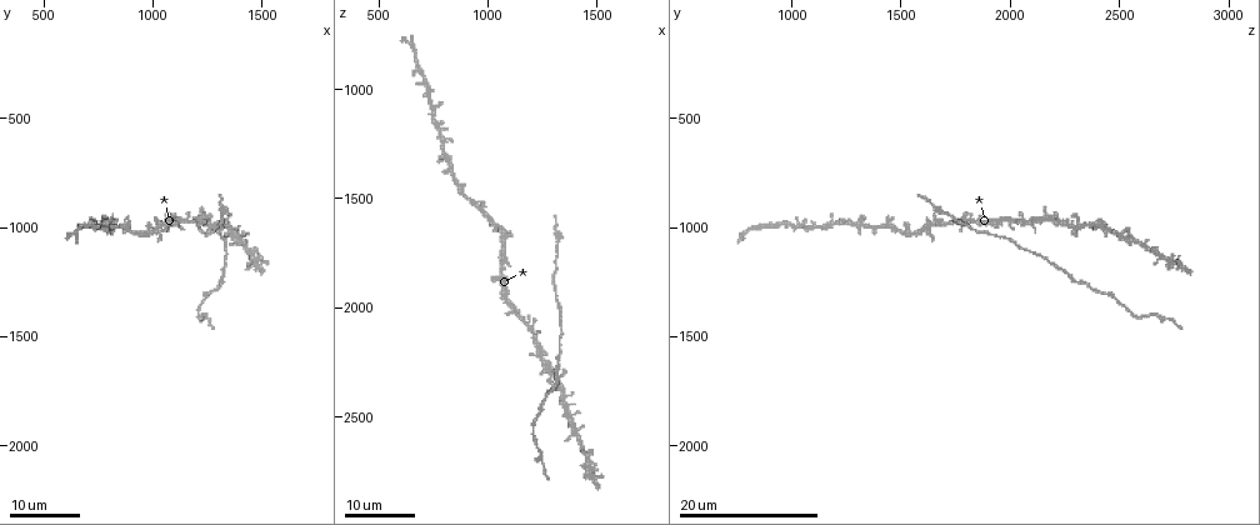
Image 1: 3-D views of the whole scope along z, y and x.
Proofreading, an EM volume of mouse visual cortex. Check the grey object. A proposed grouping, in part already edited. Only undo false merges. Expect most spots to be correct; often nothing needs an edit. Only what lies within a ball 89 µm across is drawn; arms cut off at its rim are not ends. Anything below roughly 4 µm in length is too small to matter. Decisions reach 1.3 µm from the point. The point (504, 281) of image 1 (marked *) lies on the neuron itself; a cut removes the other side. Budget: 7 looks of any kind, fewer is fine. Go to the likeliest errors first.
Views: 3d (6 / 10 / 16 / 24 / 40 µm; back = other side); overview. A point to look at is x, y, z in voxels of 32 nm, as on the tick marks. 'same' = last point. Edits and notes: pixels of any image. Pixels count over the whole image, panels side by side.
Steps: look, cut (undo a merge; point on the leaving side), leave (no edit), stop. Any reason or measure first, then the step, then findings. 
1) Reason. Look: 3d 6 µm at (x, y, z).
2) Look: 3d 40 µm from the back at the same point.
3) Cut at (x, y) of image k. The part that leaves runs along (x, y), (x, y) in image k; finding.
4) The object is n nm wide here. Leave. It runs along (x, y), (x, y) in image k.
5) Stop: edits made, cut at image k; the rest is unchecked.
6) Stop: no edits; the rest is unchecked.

Look: 3d 16 µm at (1310, 920, 1650).

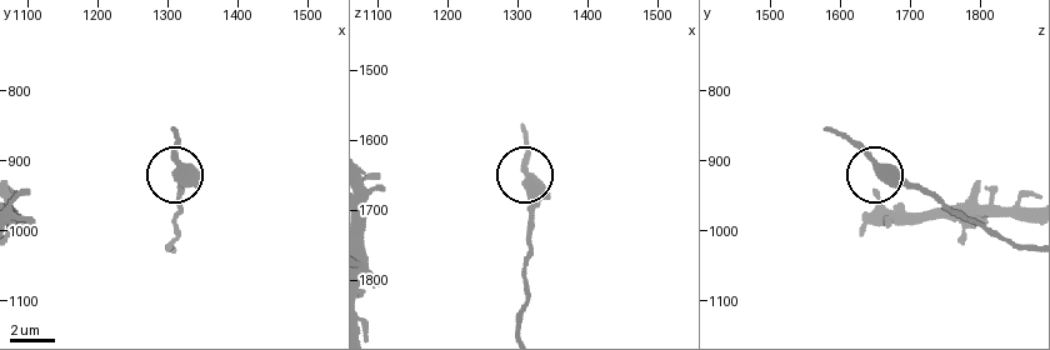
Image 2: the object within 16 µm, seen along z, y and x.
Closer look. Look: 3d 10 µm at (1320, 905, 1655).

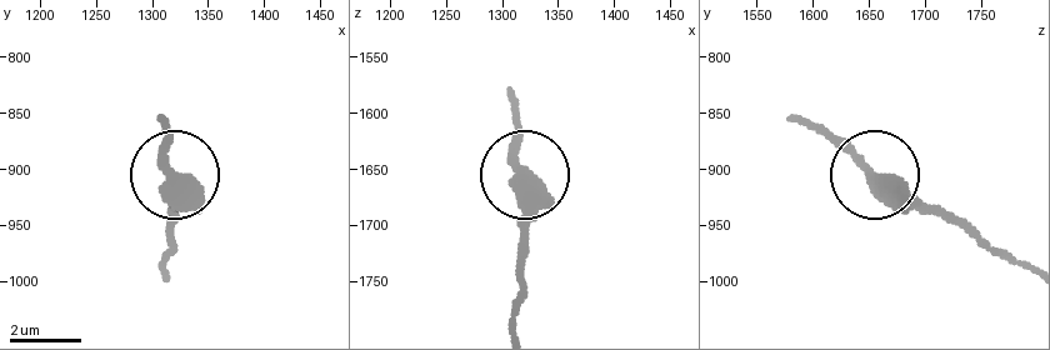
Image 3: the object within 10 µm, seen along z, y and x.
Leave. One neuron here.

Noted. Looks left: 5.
Look: 3d 24 µm at (1340, 1100, 2080).

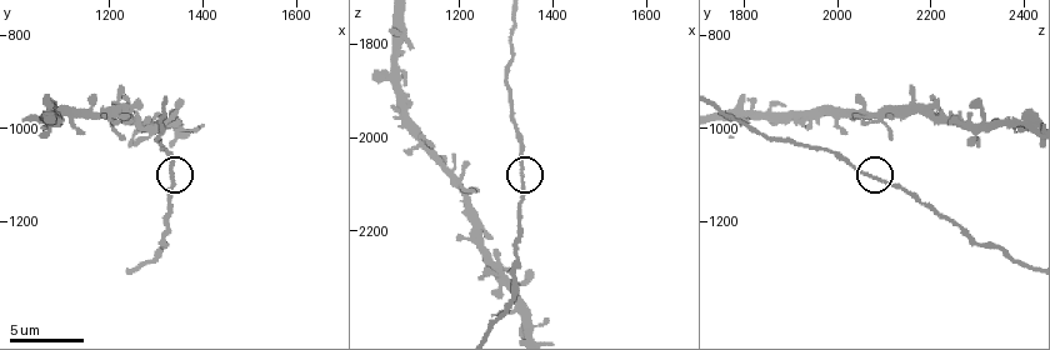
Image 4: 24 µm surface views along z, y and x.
Zoom in. Look: 3d 6 µm at (1335, 1110, 2085).

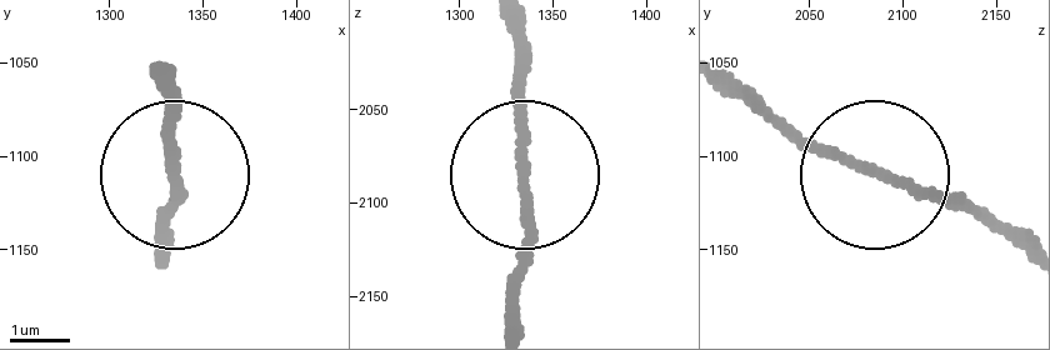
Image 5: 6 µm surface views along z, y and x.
Look: 3d 6 µm from the back at (1336, 1108, 2082).

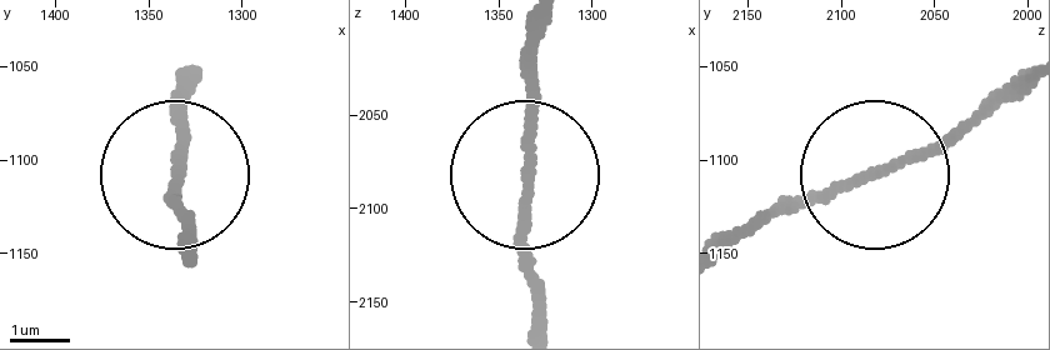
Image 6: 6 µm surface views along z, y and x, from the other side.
The object is 160 nm wide here. Leave. One neuron here.

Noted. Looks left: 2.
A narrow waist. Look: 3d 24 µm at (1230, 1400, 2620).

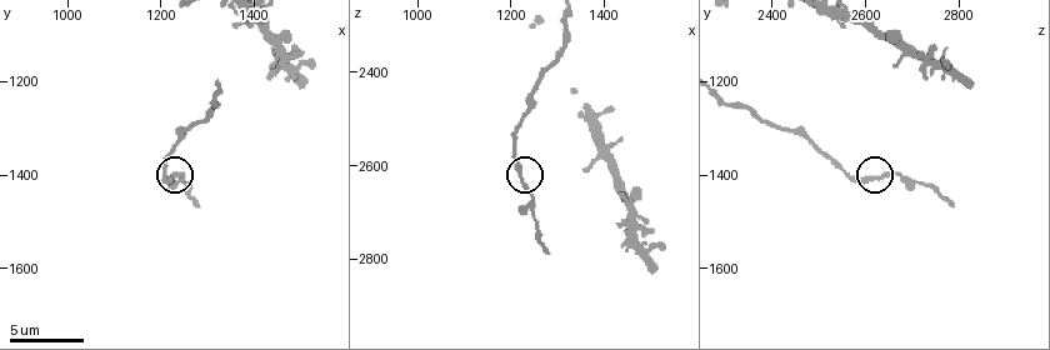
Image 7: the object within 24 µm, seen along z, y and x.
Look: 3d 10 µm at (1225, 1400, 2630).

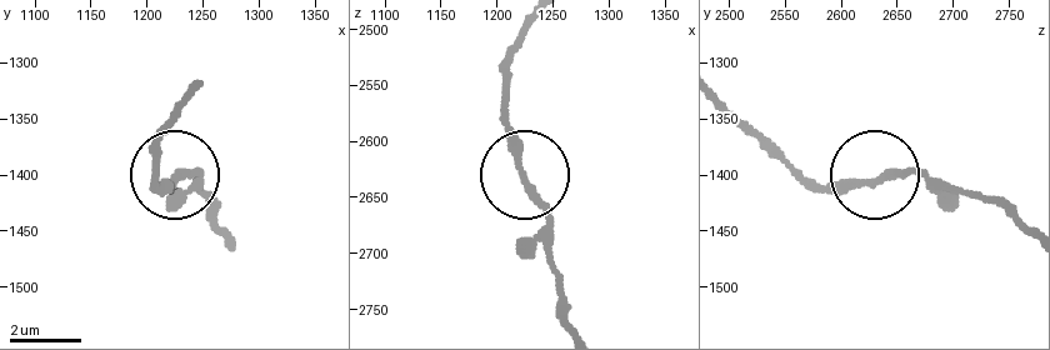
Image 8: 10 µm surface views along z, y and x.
Leave. It runs along (533, 26), (505, 108), (526, 188), (550, 224), (550, 256) in image 8; continuous, no second neuron.

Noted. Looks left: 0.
Stop: no edits; the rest is unchecked.

